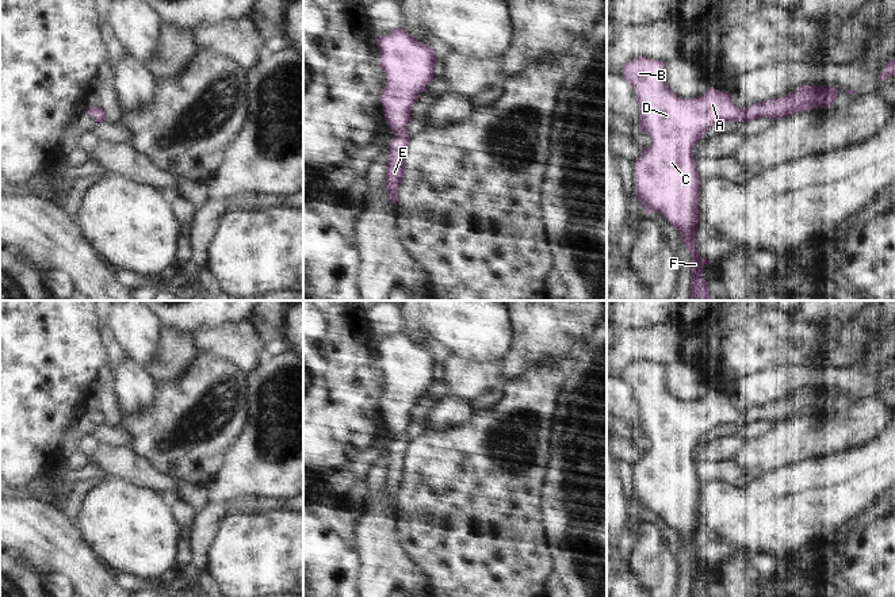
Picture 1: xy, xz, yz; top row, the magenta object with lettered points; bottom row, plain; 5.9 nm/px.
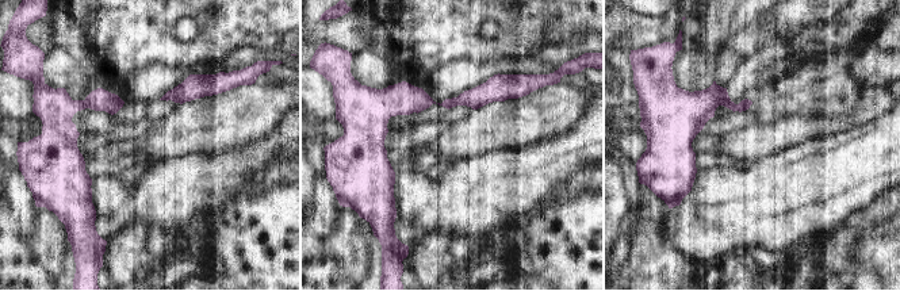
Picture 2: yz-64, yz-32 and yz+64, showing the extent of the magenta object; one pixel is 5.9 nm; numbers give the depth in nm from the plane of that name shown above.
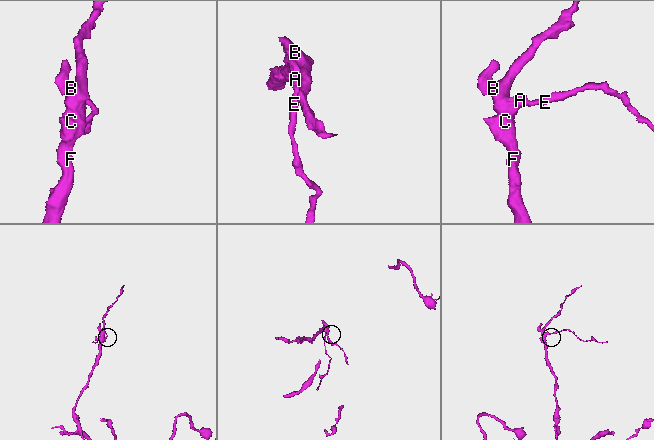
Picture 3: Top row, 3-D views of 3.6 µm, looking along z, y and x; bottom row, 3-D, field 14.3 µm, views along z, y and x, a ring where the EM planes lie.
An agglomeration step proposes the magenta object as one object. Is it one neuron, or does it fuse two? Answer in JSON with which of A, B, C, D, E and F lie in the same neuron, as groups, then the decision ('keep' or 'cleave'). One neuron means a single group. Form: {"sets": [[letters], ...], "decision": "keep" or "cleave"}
{"sets": [["A", "B", "C", "D", "E", "F"]], "decision": "keep"}

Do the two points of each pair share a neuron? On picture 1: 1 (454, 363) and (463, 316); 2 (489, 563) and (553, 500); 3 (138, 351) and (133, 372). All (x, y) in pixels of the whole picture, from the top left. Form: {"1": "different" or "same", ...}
{"1": "different", "2": "different", "3": "different"}

